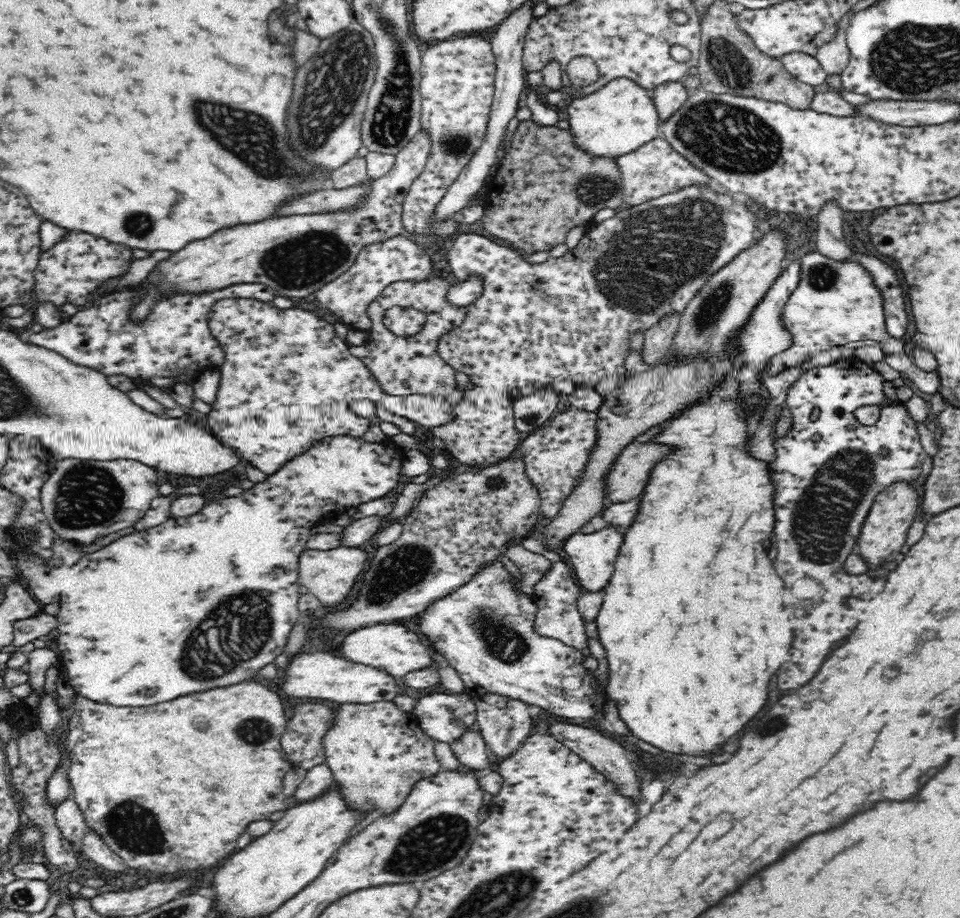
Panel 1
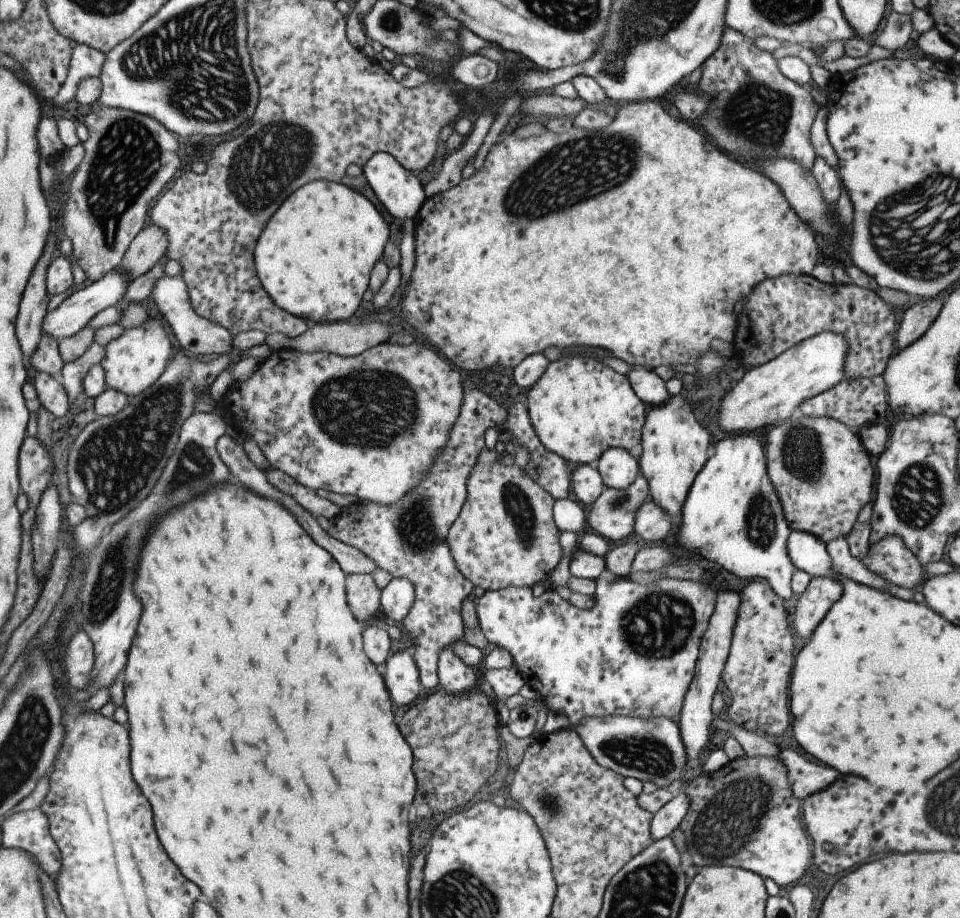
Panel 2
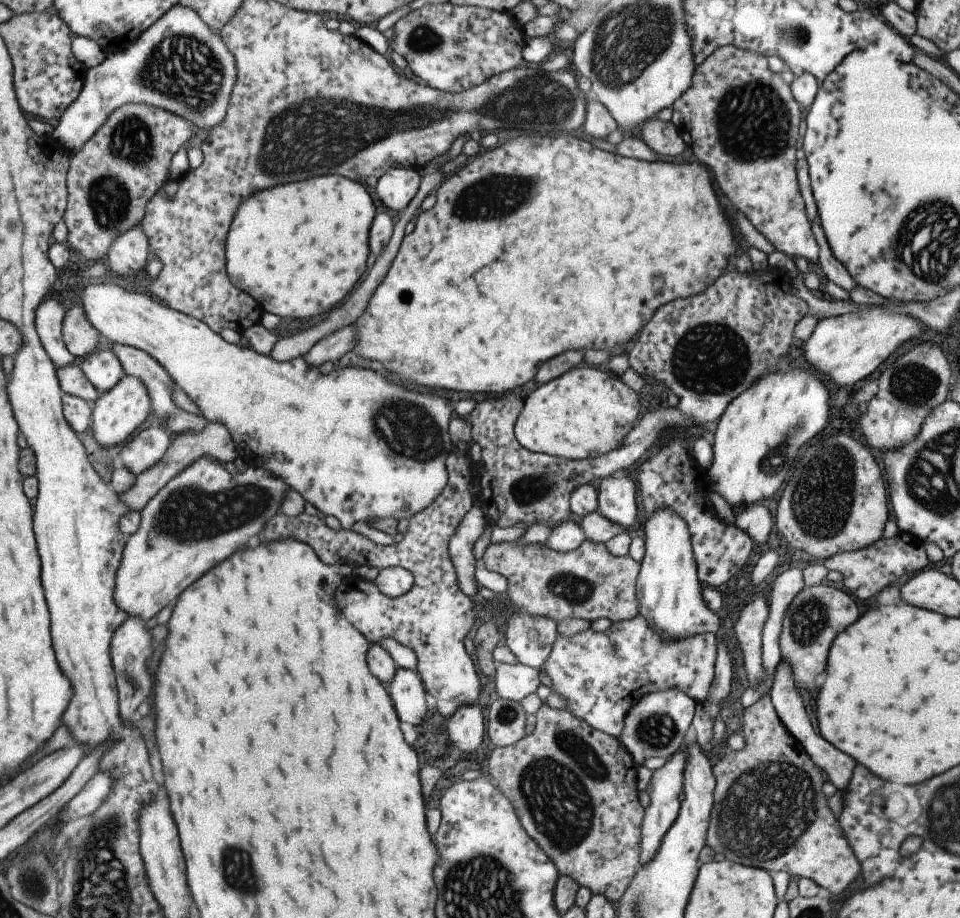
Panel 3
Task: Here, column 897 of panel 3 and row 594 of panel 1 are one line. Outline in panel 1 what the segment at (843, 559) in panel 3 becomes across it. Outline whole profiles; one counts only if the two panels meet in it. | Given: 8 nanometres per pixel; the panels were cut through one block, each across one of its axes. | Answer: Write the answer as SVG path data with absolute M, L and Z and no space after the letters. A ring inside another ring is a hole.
M554 561L533 585L534 603L538 605L534 629L539 635L560 639L564 643L577 648L585 656L591 656L585 622L577 609L577 600L580 598L580 586L575 580L572 569L565 561Z

